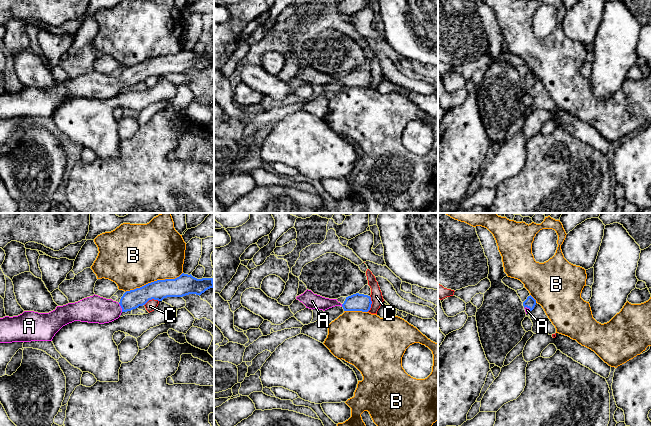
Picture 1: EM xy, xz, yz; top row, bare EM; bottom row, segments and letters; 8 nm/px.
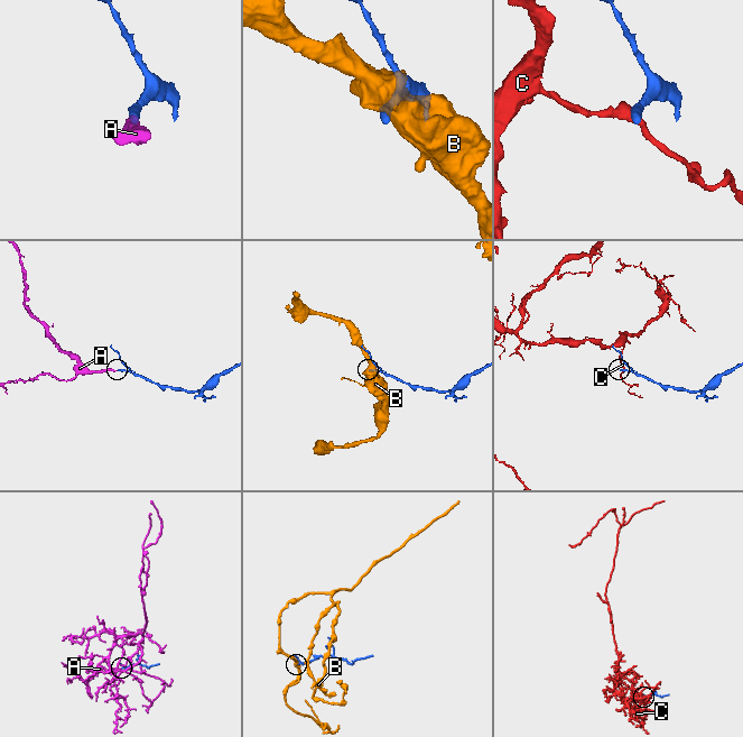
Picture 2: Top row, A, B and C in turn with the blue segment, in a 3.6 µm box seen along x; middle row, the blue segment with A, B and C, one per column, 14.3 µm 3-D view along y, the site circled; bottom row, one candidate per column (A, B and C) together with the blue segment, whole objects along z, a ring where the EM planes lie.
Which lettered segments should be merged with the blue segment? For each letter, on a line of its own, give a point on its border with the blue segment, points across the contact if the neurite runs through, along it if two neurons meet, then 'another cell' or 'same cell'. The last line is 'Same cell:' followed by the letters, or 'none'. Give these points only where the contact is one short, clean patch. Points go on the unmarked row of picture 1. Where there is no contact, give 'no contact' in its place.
A: meets blue in xy at (121, 83); runs through xy (132, 75), (121, 83), (115, 85), (94, 85); same cell
B: meets blue in xy at (154, 57); another cell
C: meets blue in xz at (370, 80); border along xz (370, 72), (371, 79), (367, 87); another cell
Same cell: A

